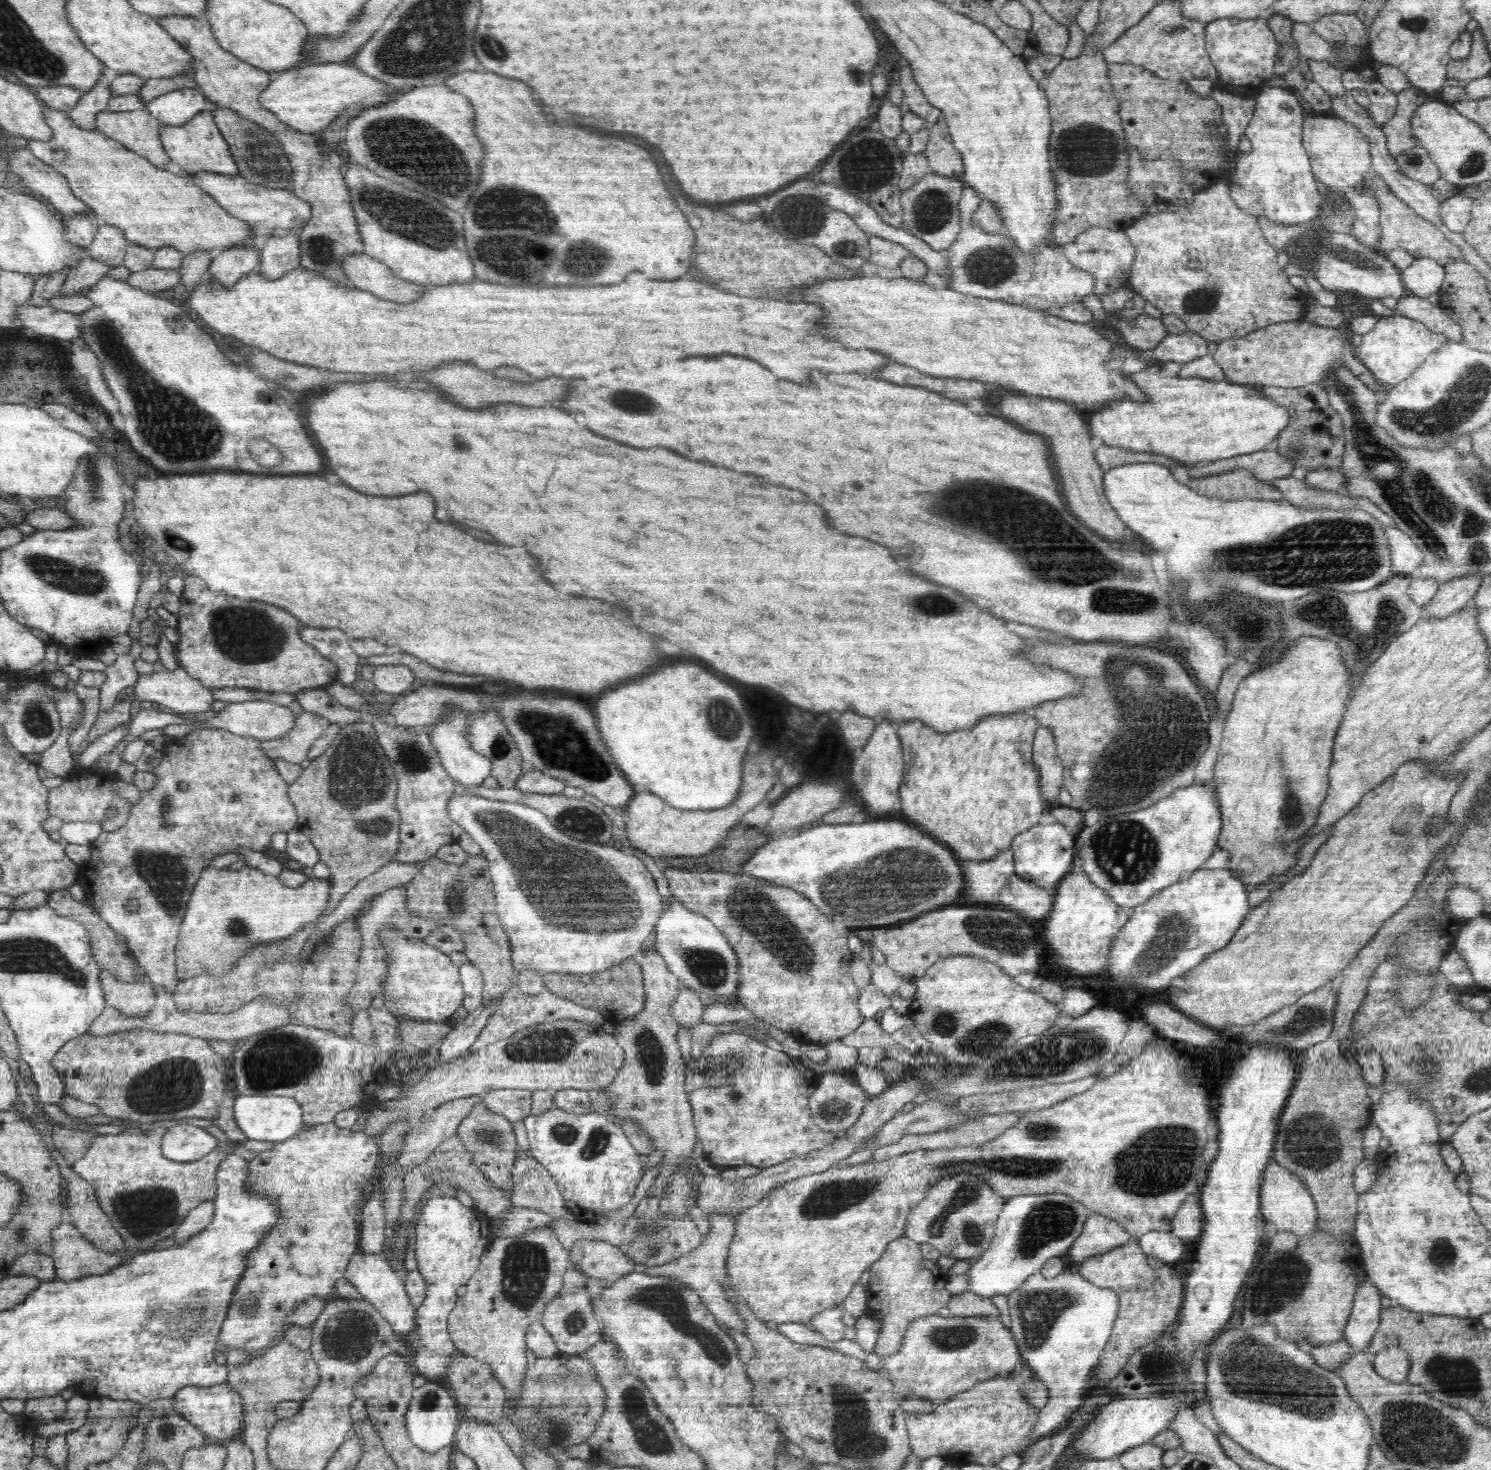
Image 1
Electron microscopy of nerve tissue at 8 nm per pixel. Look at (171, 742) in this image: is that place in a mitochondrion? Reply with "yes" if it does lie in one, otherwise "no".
no

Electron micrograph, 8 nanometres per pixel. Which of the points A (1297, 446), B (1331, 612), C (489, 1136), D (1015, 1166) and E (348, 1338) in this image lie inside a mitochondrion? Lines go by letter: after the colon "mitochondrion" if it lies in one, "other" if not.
A: mitochondrion
B: mitochondrion
C: mitochondrion
D: mitochondrion
E: mitochondrion

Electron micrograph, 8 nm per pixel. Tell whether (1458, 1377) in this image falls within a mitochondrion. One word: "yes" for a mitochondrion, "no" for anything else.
yes

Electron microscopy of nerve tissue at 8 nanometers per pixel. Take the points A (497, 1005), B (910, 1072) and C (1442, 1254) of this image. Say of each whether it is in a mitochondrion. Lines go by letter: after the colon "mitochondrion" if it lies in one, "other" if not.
A: other
B: other
C: mitochondrion

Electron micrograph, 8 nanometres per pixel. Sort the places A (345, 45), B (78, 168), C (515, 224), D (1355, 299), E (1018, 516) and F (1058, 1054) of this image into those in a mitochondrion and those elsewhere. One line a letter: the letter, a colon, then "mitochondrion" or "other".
A: other
B: other
C: mitochondrion
D: other
E: mitochondrion
F: mitochondrion

